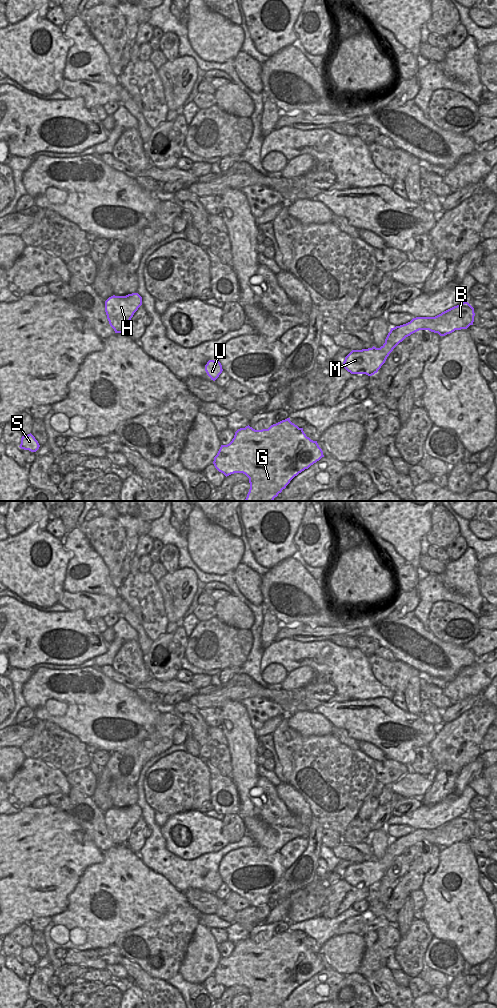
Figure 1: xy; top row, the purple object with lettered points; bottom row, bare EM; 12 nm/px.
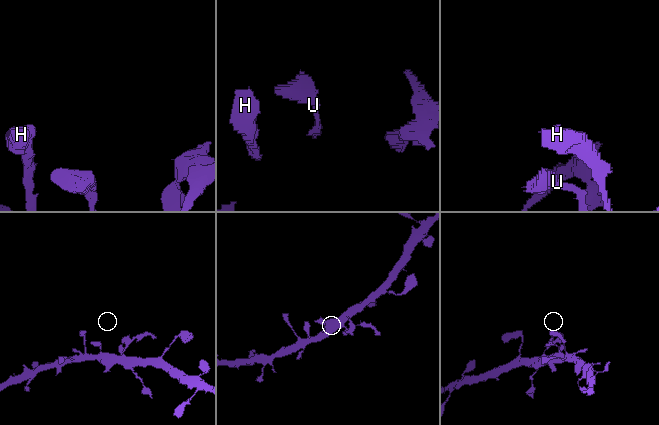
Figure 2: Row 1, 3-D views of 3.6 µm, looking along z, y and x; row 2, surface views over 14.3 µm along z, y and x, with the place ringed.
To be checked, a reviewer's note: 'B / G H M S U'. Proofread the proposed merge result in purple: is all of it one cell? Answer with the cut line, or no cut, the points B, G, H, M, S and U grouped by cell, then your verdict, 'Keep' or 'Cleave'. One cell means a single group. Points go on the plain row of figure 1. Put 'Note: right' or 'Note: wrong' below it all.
Split along xy (383, 857), (391, 863). Groups: B / G H M S U. Cleave.
Note: right

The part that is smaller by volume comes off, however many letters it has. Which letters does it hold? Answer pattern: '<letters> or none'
B

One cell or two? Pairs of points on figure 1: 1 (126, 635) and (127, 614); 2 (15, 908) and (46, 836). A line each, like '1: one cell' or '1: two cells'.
1: two cells
2: one cell

